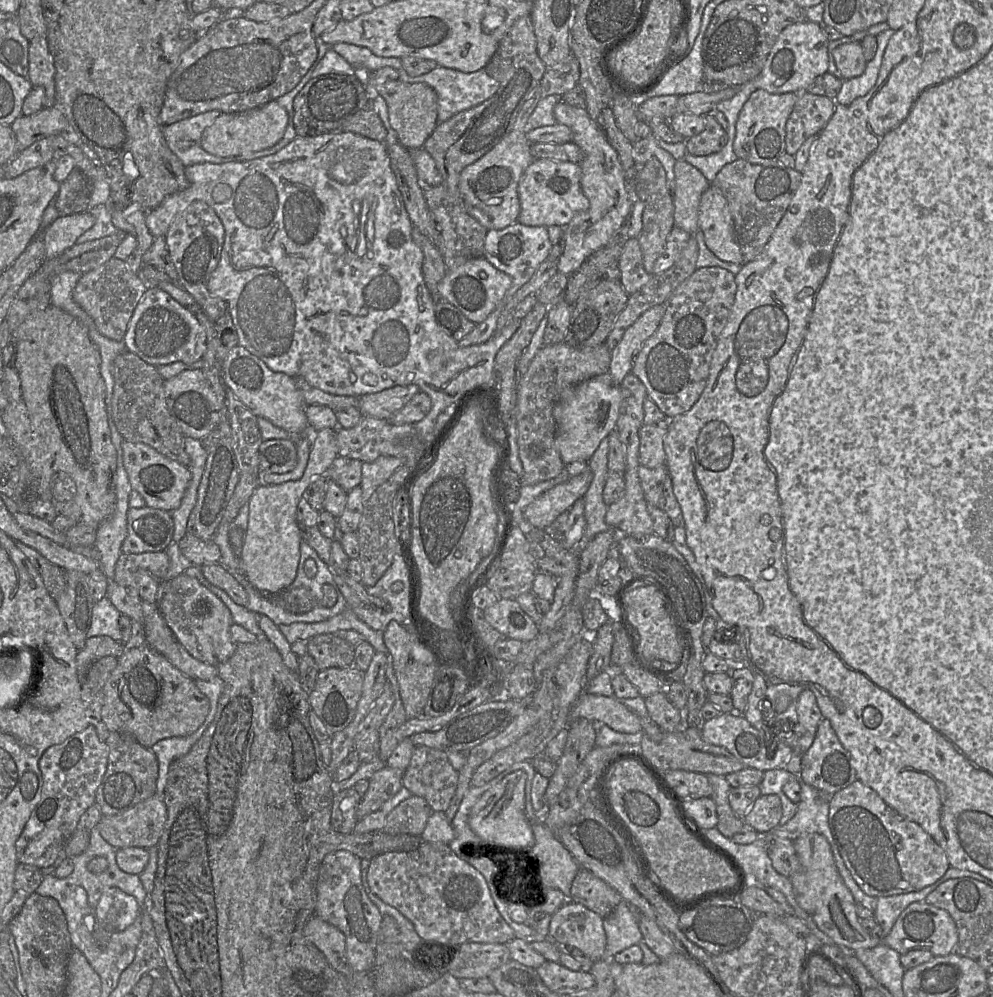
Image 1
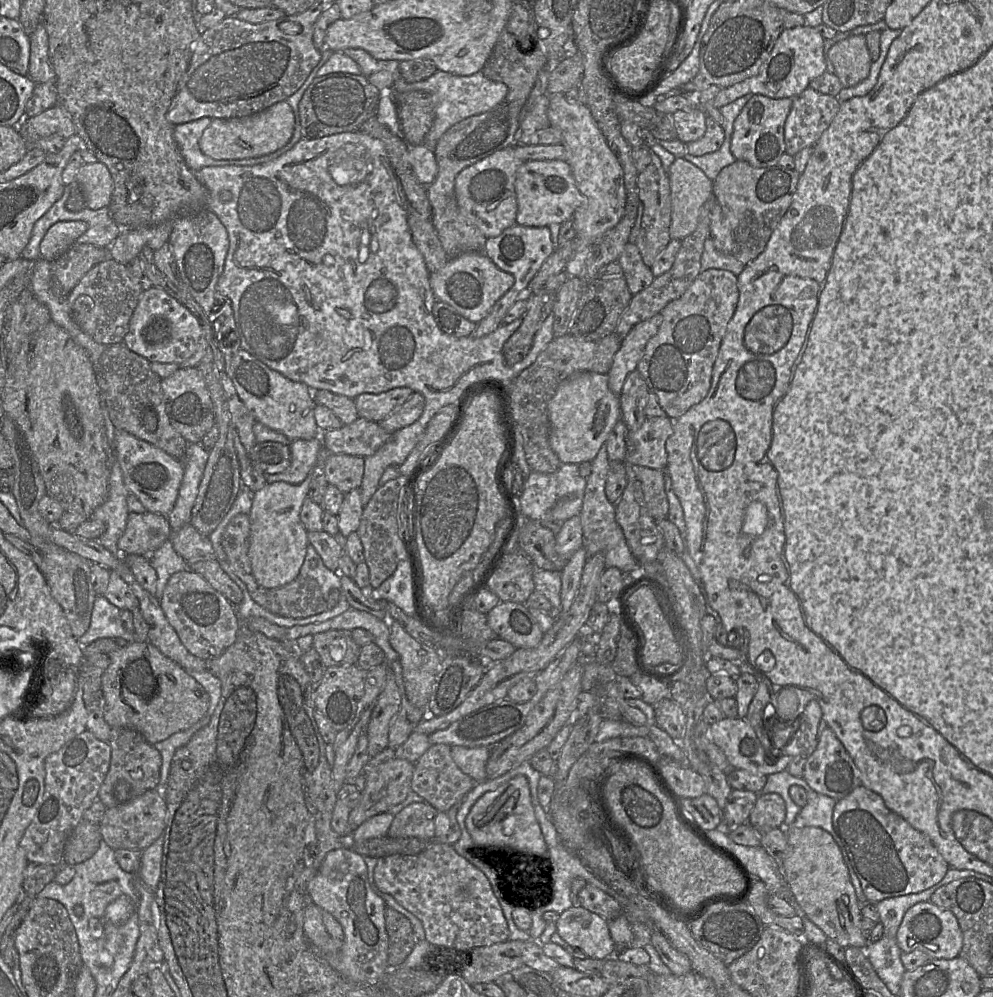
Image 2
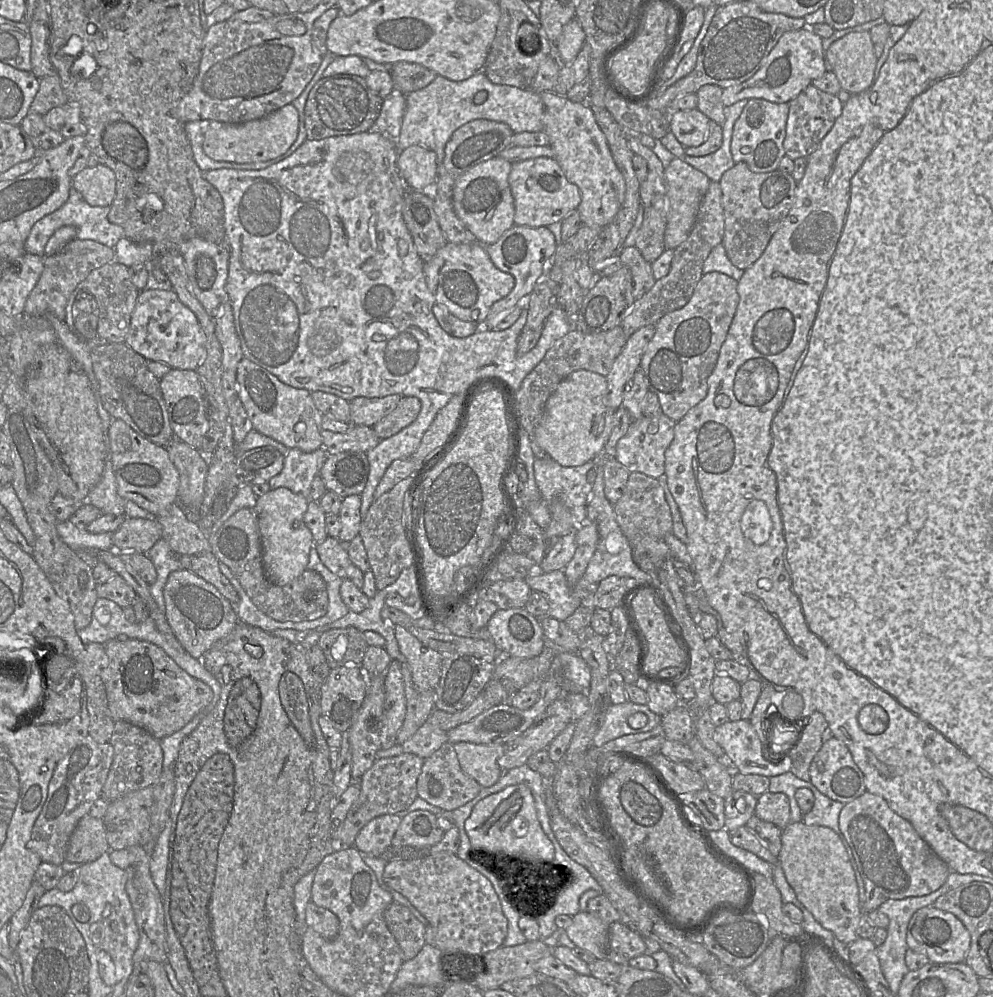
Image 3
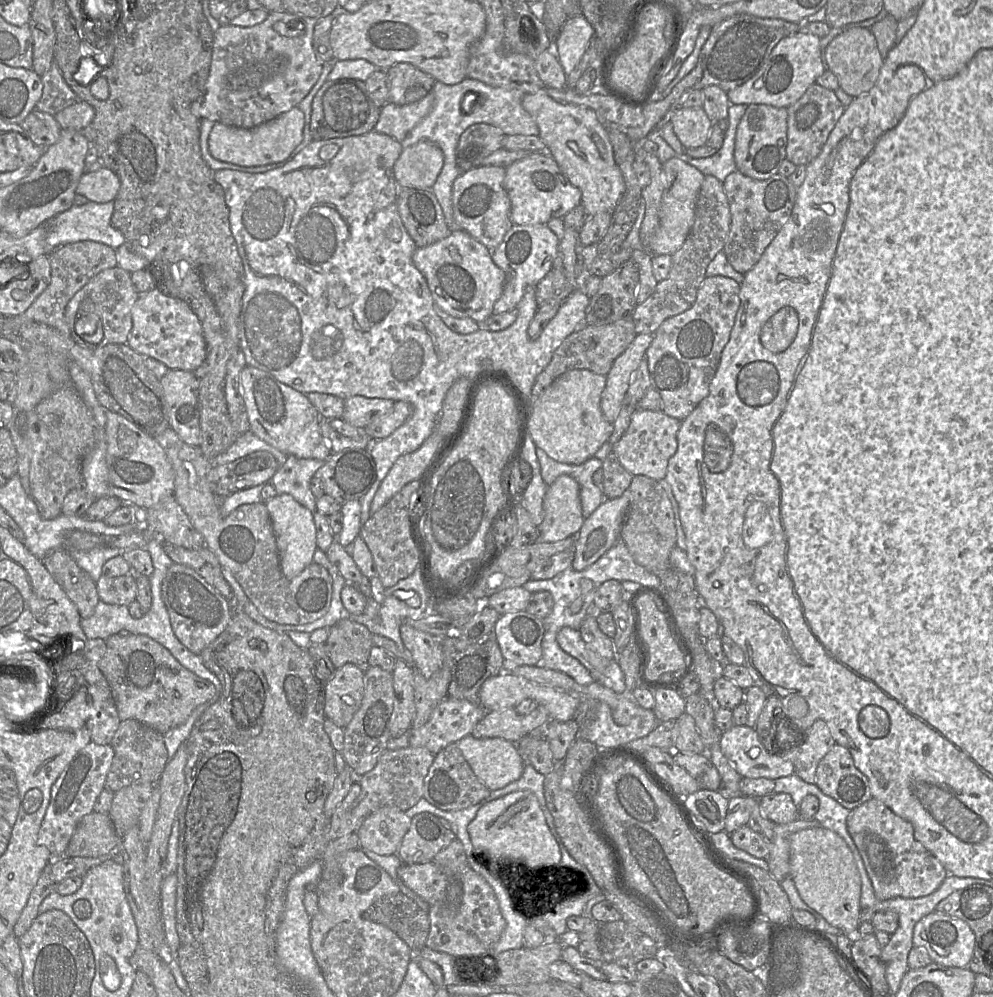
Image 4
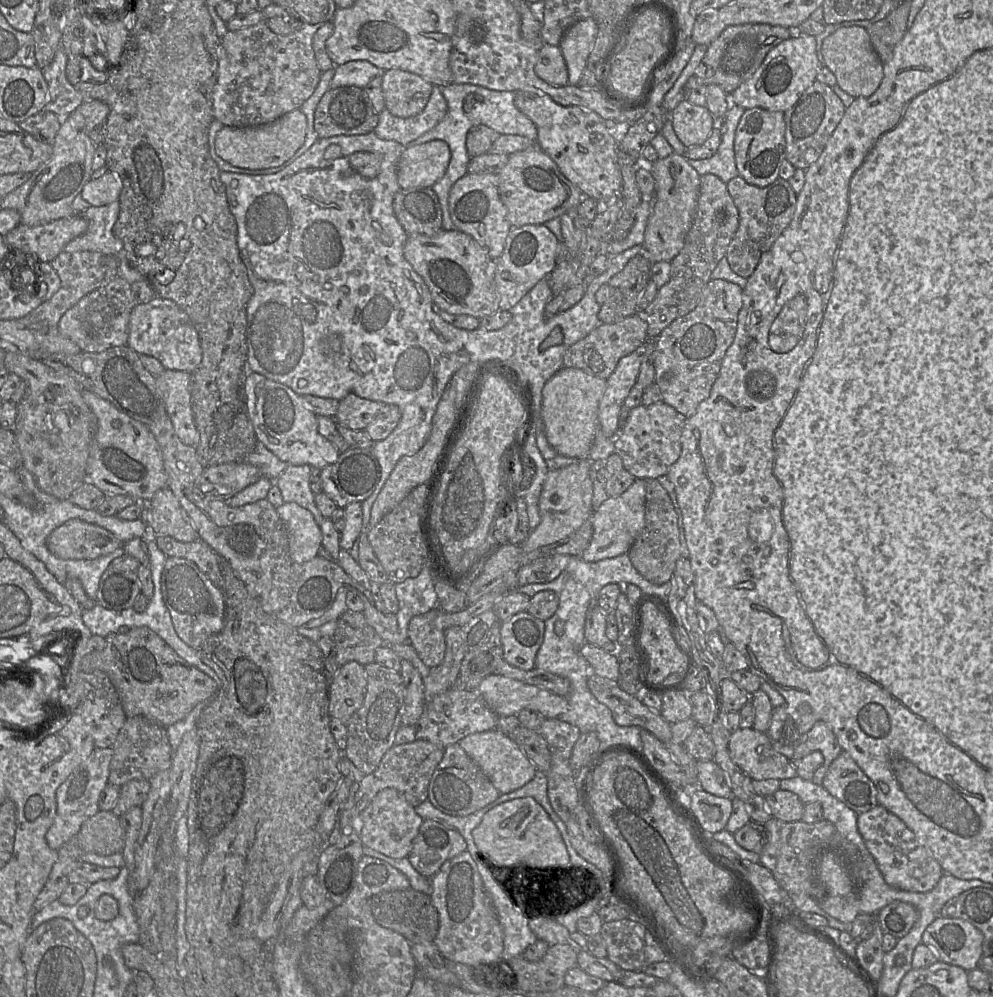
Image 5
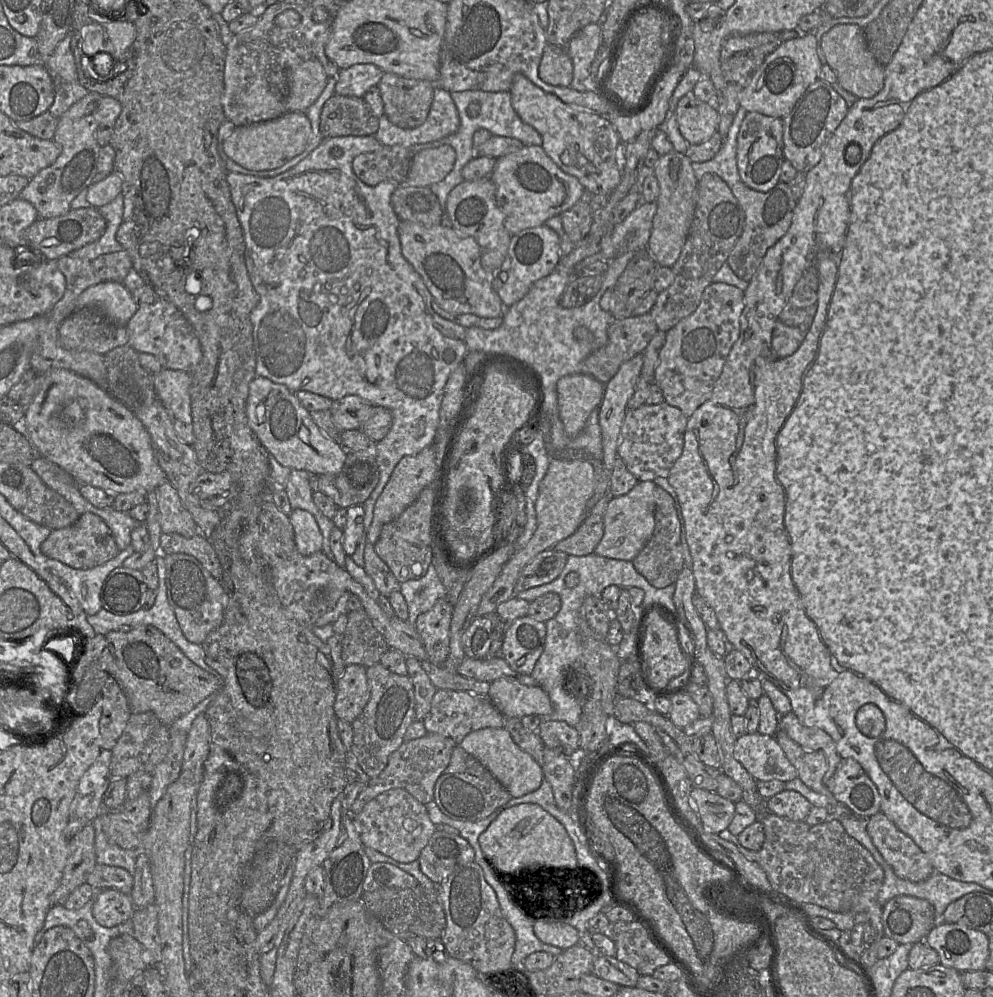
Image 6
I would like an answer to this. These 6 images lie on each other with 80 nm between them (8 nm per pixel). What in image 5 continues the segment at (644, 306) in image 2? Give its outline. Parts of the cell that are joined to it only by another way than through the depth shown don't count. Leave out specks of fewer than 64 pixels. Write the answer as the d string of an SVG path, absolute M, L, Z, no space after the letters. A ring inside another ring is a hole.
M714 174L700 179L700 193L692 226L679 254L671 261L669 281L658 289L648 307L637 313L647 323L648 338L657 338L674 320L691 312L699 303L703 289L711 280L711 273L726 256L728 245L739 225L739 213L724 183Z

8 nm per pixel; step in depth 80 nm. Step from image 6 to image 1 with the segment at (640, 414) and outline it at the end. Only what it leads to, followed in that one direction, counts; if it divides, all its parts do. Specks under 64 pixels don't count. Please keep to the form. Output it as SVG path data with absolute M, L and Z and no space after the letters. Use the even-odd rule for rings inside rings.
M666 423L642 425L639 430L639 464L647 468L664 465L664 437L667 433Z

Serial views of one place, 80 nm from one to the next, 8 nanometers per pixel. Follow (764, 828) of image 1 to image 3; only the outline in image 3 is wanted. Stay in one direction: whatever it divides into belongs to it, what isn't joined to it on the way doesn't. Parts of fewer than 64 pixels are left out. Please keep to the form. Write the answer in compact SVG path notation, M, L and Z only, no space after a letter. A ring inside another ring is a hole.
M765 792L757 797L755 816L783 829L790 821L790 802L783 793Z

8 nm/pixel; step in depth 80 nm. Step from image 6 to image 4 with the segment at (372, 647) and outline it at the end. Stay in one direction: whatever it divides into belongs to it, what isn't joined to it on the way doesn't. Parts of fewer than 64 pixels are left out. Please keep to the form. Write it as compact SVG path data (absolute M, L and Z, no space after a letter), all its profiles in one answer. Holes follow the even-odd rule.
M344 618L330 627L326 652L336 669L346 663L360 667L367 666L371 648L374 646L373 633L361 623Z

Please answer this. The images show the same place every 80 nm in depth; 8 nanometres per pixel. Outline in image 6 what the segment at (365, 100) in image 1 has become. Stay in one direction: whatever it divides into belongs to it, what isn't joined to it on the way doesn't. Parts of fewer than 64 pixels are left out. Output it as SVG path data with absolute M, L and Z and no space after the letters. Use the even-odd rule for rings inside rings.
M334 94L323 105L320 132L325 138L336 136L370 136L379 128L376 117L364 98Z

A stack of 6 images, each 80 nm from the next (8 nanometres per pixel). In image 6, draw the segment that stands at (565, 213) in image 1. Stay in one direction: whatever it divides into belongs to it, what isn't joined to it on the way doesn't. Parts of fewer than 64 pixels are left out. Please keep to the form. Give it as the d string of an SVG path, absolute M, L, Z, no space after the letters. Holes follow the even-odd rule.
M524 145L521 149L498 158L489 178L495 185L496 203L504 214L504 226L510 235L544 225L546 220L570 209L584 193L584 187L578 179L563 172L544 149L536 145Z

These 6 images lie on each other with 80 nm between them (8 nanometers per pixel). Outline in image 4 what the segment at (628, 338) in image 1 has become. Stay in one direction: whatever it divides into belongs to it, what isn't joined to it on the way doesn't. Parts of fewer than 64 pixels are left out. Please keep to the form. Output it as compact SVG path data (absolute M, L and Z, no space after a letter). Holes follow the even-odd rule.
M637 334L627 349L615 359L606 375L606 386L601 395L600 407L609 423L613 424L619 415L631 377L644 359L652 341L653 334Z

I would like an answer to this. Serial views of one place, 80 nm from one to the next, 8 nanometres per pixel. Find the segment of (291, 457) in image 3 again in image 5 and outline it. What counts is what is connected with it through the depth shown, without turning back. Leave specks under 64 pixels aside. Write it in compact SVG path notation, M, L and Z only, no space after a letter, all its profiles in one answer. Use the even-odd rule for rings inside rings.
M288 465L276 479L284 502L295 502L309 510L320 526L325 517L315 504L315 495L310 488L310 476L315 469L310 465Z

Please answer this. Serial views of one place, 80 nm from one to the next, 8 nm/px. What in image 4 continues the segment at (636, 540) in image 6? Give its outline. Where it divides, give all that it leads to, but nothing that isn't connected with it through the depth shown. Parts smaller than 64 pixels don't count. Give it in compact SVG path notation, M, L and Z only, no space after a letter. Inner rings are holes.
M627 489L620 497L605 499L584 519L575 537L573 569L586 569L618 541L629 503L630 490Z

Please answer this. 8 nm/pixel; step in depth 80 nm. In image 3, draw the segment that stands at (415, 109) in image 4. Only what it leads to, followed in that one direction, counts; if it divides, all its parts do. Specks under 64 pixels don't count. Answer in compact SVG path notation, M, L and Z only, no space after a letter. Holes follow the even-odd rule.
M393 89L391 94L383 99L380 114L369 131L382 133L397 141L401 132L405 110L406 99L404 94Z

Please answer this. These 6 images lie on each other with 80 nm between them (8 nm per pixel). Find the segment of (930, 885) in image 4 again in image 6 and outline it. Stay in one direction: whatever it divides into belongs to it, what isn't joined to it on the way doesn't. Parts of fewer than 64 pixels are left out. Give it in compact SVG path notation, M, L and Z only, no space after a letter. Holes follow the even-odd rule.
M883 812L867 819L866 830L897 877L911 882L921 882L935 872L926 854Z

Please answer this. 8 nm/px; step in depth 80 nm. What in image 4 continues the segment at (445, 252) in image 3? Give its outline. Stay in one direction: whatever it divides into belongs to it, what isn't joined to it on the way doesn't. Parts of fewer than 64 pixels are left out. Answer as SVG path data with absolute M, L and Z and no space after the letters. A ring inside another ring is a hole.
M462 229L431 245L417 247L413 263L427 281L435 303L455 318L470 318L482 323L493 314L495 302L501 297L505 273L492 260L491 250Z

